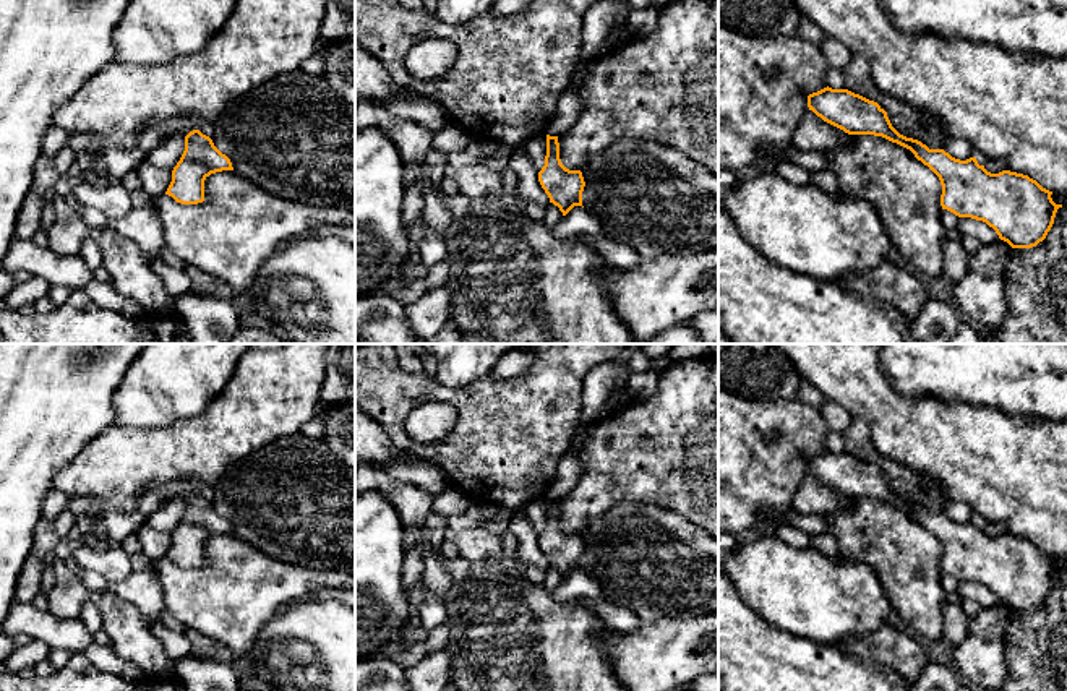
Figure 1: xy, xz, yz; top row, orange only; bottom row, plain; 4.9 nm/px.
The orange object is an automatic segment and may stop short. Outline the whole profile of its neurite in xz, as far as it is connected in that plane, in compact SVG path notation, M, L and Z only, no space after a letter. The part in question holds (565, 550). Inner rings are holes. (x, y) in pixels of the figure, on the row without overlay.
M546 498L545 529L538 535L538 545L550 561L566 579L574 569L582 569L585 550L581 534L569 534L561 527L558 500Z

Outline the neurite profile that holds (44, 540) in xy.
M42 517L34 529L32 548L16 581L15 602L32 602L41 592L44 566L52 558L52 552L60 540L62 539L54 529L54 522Z

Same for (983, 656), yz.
M1001 602L991 608L981 608L970 621L963 644L953 649L952 657L960 673L984 691L1001 691L1007 685L1005 629L1010 612Z

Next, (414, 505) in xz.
M371 462L355 464L355 491L378 491L388 498L402 521L407 543L423 529L435 500L435 495L394 479Z

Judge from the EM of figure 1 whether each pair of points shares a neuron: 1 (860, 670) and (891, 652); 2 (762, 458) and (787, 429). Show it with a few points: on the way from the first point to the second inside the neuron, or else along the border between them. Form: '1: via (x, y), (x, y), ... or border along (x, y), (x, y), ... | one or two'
1: border along (840, 648), (868, 656), (899, 673) | two
2: via (769, 451), (785, 435) | one

